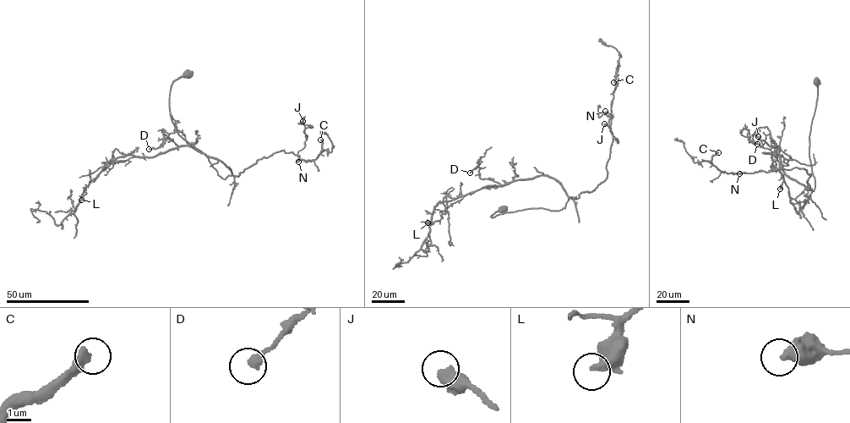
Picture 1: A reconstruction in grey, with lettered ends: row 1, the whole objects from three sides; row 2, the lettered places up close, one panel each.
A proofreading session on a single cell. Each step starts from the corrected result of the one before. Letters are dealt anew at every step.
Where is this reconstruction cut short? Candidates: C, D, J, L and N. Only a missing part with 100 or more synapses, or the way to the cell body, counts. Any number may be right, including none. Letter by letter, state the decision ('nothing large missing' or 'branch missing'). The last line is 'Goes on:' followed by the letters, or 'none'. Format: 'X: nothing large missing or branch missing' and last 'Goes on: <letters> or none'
C: branch missing
D: nothing large missing
J: nothing large missing
L: nothing large missing
N: nothing large missing
Goes on: C

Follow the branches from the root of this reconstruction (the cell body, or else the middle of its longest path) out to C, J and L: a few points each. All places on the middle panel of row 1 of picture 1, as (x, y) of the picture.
C: (541, 175), (552, 177), (566, 194), (575, 199), (604, 181), (612, 141), (613, 82)
J: (541, 175), (552, 177), (575, 199), (593, 191), (607, 176), (612, 141), (618, 141), (604, 123)
L: (541, 175), (503, 185), (484, 186), (438, 202), (432, 222), (427, 222)

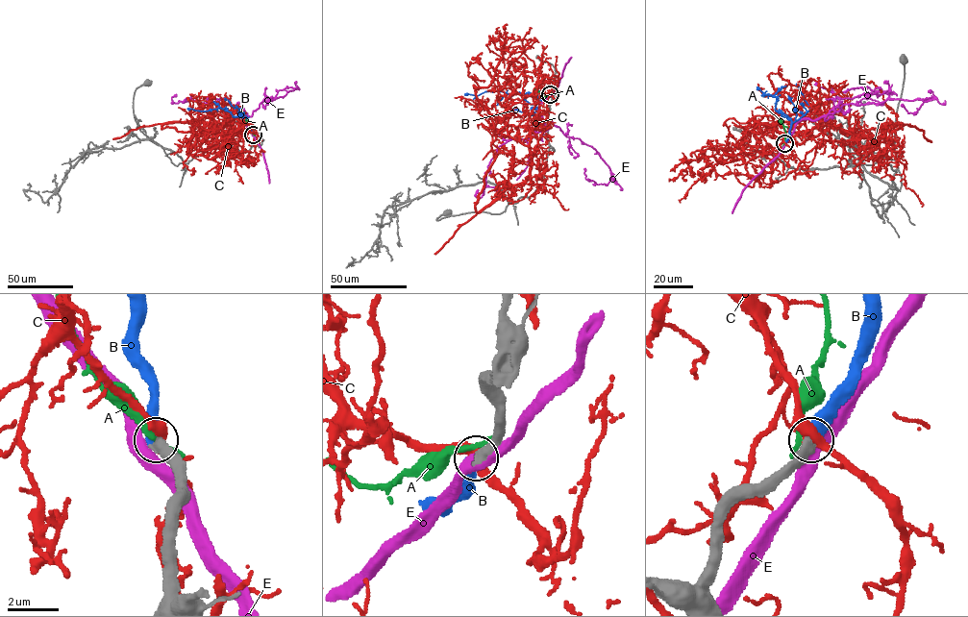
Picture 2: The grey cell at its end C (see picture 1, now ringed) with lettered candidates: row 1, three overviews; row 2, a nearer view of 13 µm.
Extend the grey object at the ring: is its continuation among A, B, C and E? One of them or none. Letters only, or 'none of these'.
B

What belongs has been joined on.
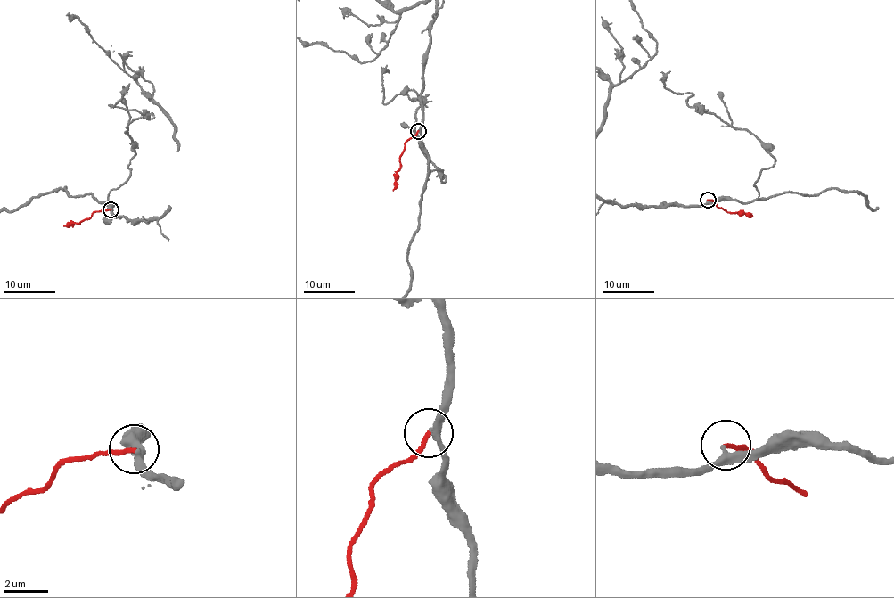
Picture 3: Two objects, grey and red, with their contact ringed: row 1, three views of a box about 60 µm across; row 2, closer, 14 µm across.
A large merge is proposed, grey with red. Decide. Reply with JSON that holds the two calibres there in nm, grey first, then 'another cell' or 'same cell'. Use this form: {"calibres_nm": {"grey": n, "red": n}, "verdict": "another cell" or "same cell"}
{"calibres_nm": {"grey": 280, "red": 190}, "verdict": "same cell"}

